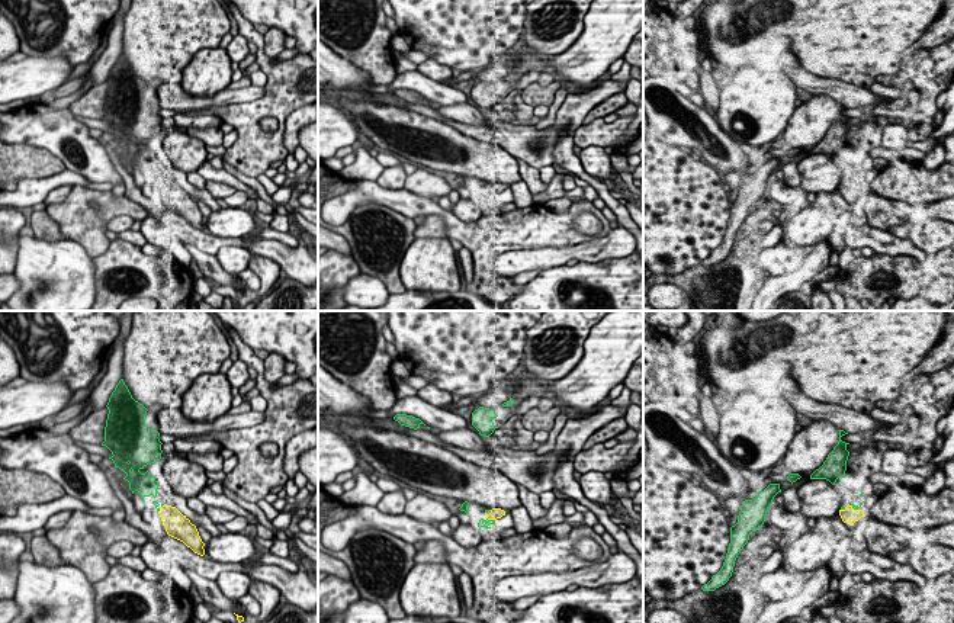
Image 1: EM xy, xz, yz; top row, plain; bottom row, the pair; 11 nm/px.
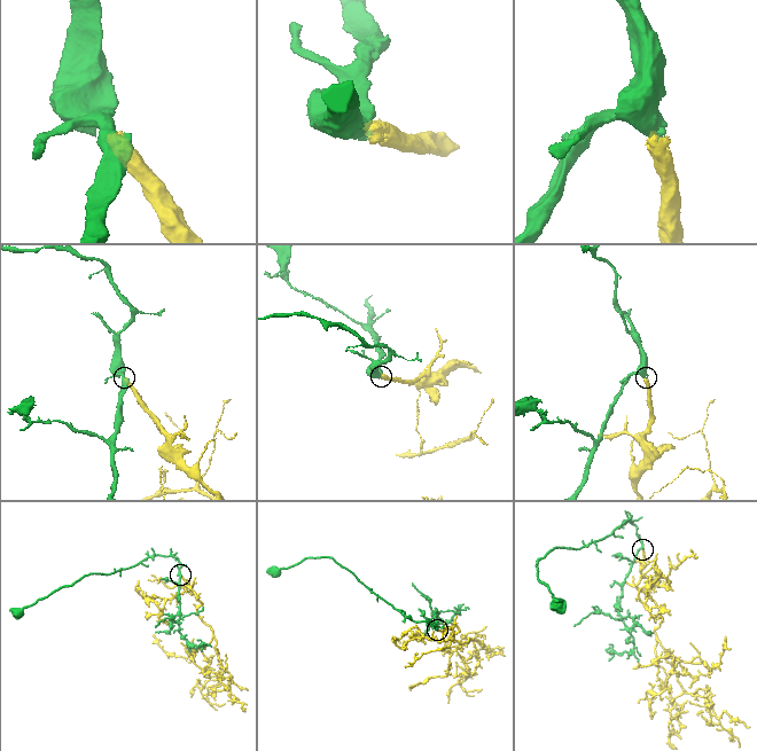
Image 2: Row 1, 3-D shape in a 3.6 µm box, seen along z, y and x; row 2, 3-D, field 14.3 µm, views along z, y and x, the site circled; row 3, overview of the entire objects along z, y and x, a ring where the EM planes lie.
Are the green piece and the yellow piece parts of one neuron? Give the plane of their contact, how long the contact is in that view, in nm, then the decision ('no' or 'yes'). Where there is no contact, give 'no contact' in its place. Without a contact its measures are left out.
contact in xz; length 100 nm; yes

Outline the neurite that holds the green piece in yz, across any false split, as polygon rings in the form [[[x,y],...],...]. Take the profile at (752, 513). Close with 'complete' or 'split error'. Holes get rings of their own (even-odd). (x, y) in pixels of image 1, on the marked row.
[[[770,484],[764,491],[759,491],[755,498],[742,502],[738,523],[730,527],[730,543],[723,566],[701,587],[703,591],[714,591],[729,581],[738,555],[748,543],[749,534],[764,524],[768,507],[778,492],[781,492],[780,484]]]; complete

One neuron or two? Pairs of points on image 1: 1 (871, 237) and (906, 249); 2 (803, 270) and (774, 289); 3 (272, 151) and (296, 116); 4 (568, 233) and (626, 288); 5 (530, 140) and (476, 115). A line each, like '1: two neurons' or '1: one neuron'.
1: one neuron
2: one neuron
3: two neurons
4: two neurons
5: two neurons

